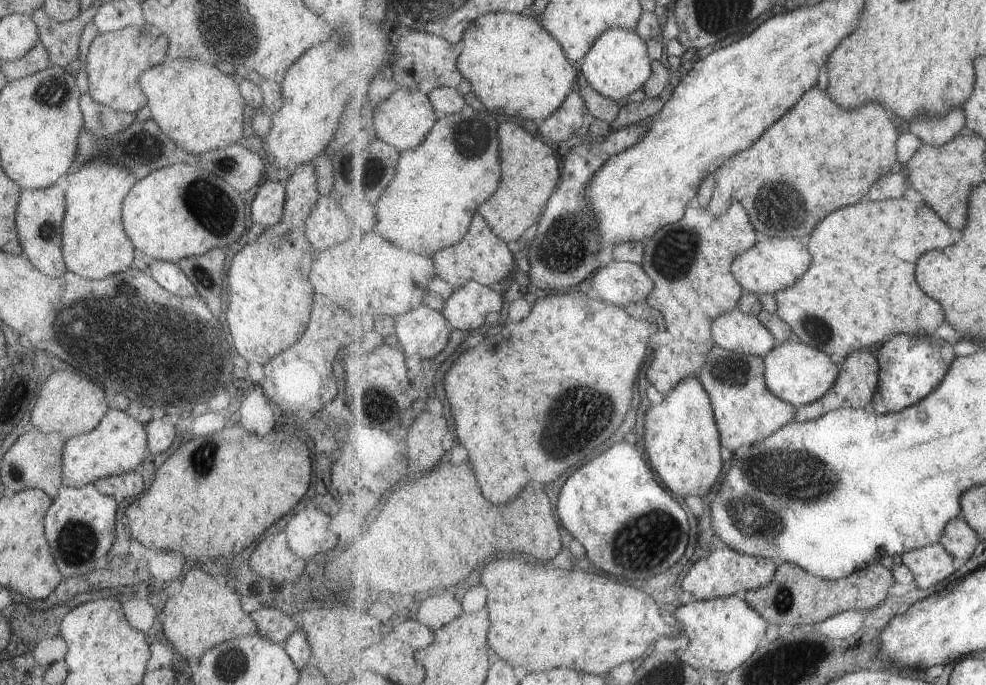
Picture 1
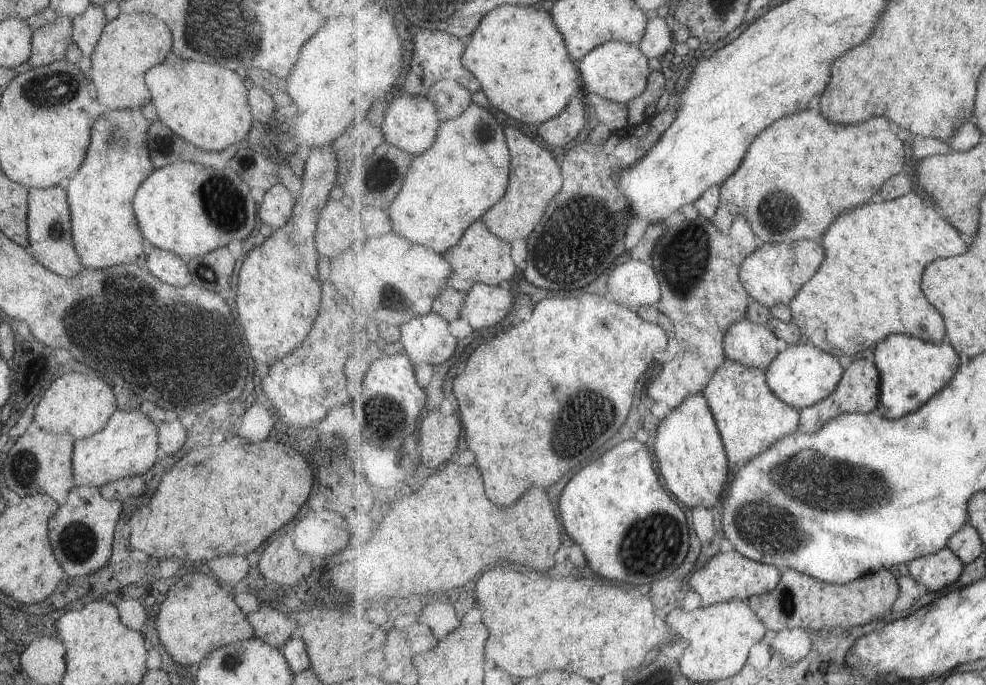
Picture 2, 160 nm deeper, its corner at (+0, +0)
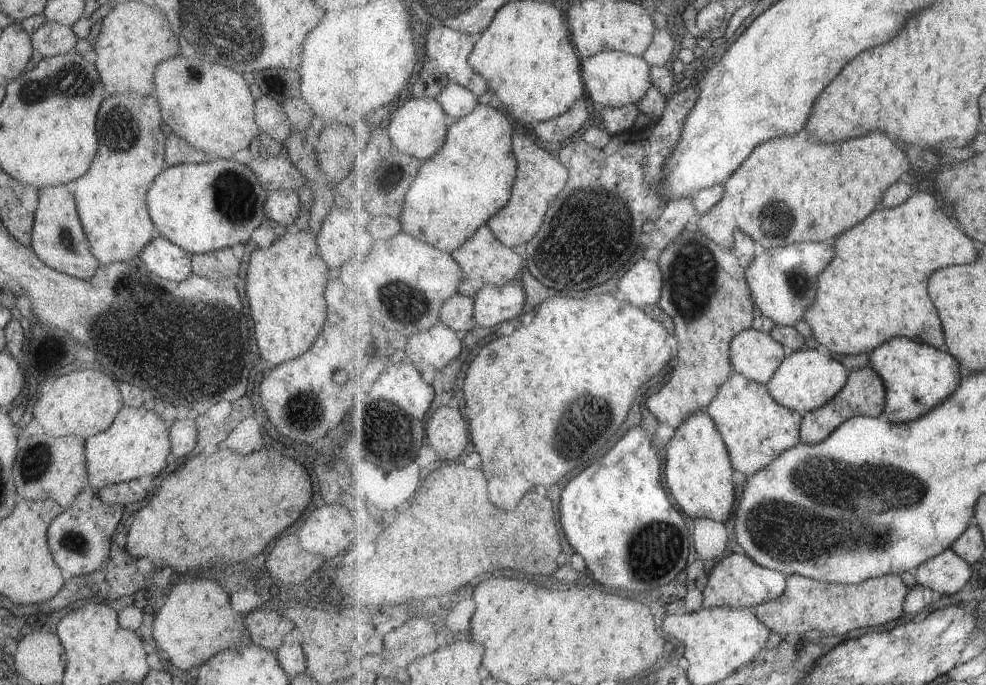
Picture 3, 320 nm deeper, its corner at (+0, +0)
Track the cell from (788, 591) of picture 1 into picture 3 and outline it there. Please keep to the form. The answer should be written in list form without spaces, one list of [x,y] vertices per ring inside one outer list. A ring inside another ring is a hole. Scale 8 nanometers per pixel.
[[[788,575],[788,588],[779,598],[754,606],[752,610],[760,621],[769,627],[769,630],[777,632],[783,638],[789,635],[802,636],[809,630],[817,630],[821,632],[822,636],[842,635],[855,630],[855,628],[875,628],[875,626],[883,626],[891,620],[897,620],[903,614],[905,596],[909,590],[910,587],[903,582],[900,575],[883,576],[883,578],[875,578],[875,580],[861,582],[861,584],[853,586],[843,583],[825,584],[825,582],[809,580],[804,576]]]

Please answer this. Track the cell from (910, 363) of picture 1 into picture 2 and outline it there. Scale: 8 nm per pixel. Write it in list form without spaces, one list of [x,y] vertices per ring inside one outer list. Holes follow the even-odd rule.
[[[892,334],[874,348],[875,363],[880,370],[880,405],[876,412],[895,420],[919,410],[935,393],[939,393],[957,374],[961,358],[949,344],[926,341],[911,335]]]

